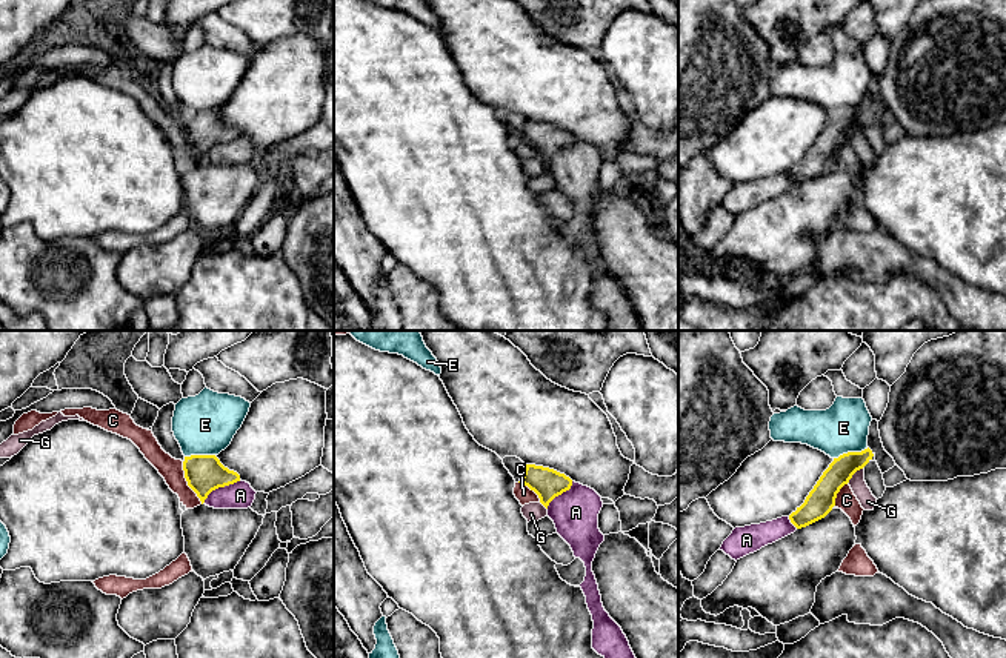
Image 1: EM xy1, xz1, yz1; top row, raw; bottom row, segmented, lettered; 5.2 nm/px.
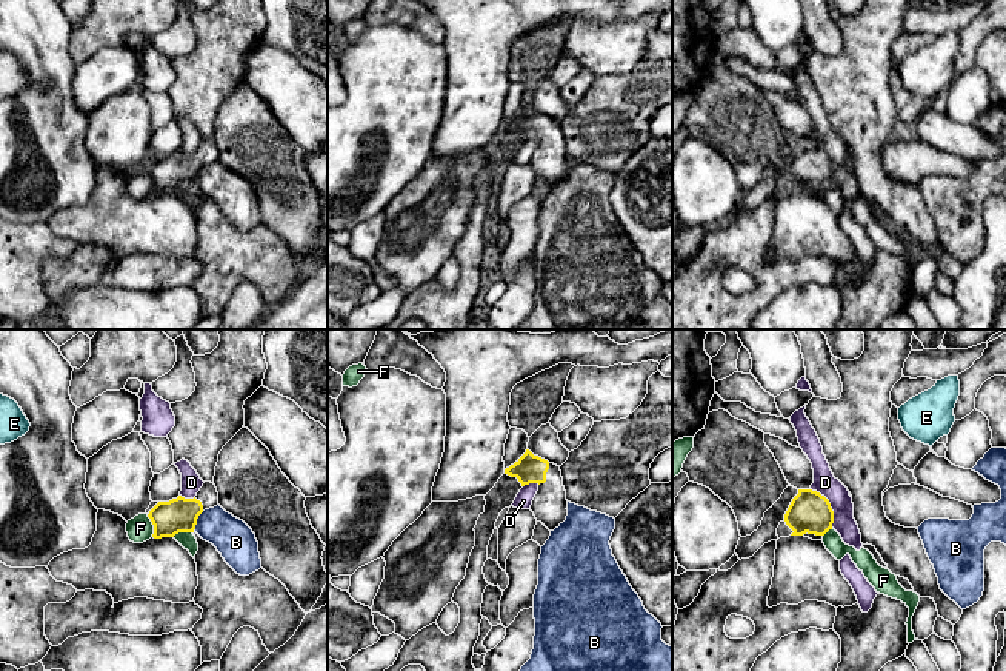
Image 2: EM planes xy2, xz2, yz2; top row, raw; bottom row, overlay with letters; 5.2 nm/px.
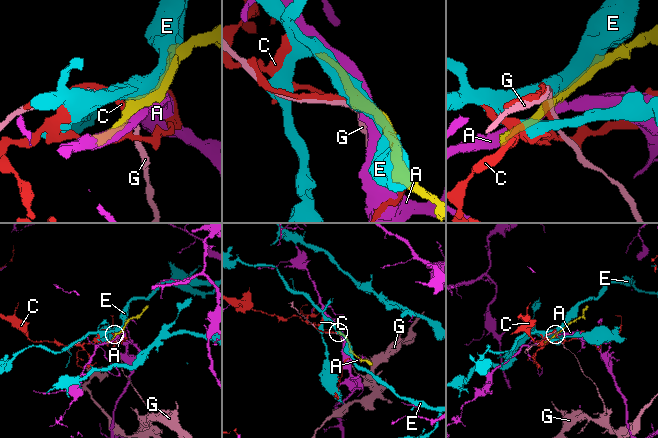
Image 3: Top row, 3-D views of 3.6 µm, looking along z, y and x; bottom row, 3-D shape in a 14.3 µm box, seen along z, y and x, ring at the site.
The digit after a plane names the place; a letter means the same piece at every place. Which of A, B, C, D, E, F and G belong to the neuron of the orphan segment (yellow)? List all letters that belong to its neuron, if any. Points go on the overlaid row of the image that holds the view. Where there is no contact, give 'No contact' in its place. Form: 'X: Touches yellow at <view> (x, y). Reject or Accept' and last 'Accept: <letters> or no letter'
A: Touches yellow at xy1 (220, 486). Reject
B: Touches yellow at xy2 (196, 520). Reject
C: Touches yellow at xy1 (188, 483). Reject
D: Touches yellow at yz2 (829, 505). Reject
E: Touches yellow at yz1 (851, 452). Reject
F: Touches yellow at xy2 (153, 524). Reject
G: Touches yellow at yz1 (854, 472). Reject
Accept: no letter

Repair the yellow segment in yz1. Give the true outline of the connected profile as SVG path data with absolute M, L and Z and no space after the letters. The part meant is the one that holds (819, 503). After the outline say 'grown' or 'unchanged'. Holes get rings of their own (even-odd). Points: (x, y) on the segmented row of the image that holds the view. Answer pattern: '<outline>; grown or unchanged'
M868 447L861 452L848 452L834 458L806 497L804 503L789 515L791 523L797 529L801 529L824 518L835 506L840 489L848 484L852 475L863 469L872 457L874 454Z; unchanged

